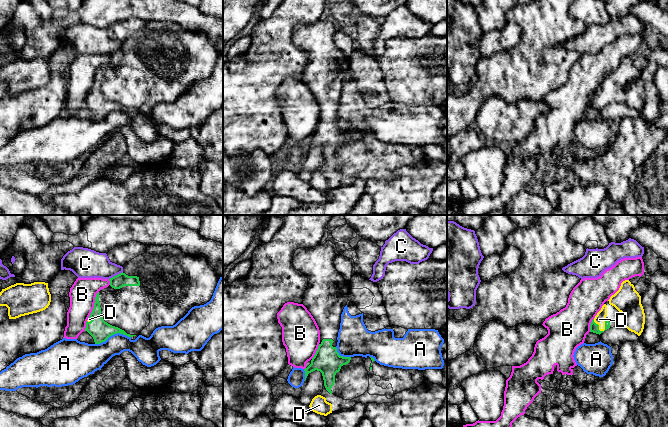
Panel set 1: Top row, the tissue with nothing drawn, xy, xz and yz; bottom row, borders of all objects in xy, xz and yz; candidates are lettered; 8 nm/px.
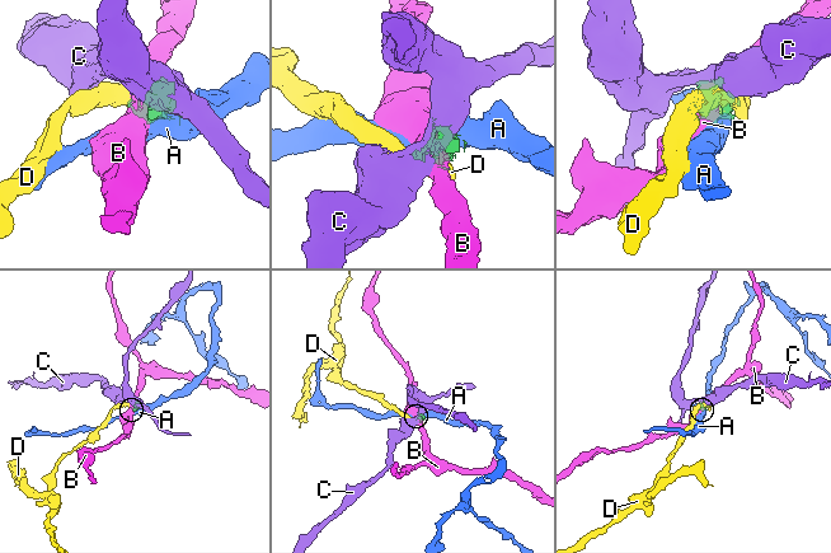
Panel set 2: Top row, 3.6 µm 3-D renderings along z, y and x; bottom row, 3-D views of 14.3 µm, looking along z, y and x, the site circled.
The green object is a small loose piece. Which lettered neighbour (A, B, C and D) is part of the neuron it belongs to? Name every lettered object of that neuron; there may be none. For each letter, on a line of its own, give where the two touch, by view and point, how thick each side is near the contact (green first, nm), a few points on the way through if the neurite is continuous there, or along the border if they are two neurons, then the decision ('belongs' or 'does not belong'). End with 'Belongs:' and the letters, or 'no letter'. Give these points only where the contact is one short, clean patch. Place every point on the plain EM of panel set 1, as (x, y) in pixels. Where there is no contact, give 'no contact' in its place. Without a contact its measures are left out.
A: meets green in xy at (112, 110); 160 nm thick on the green side, 220 nm on the other; does not belong
B: meets green in xy at (94, 80); 160 nm thick on the green side, 220 nm on the other; does not belong
C: meets green in xy at (116, 51); 110 nm thick on the green side, 220 nm on the other; border along xy (122, 47), (109, 55); does not belong
D: meets green in yz at (598, 103); 70 nm thick on the green side, 90 nm on the other; belongs
Belongs: D

